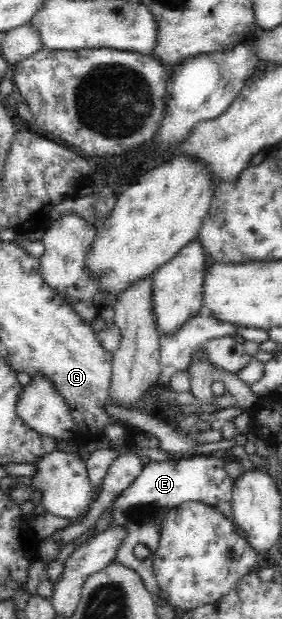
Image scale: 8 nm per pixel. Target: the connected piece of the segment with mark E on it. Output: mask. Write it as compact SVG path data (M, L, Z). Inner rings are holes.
M216 454L213 455L192 455L190 459L182 459L178 462L172 461L151 461L146 464L140 475L134 479L134 483L130 483L130 487L114 501L112 507L113 510L113 524L122 525L126 527L127 539L121 544L118 549L115 560L119 563L126 564L126 566L134 569L141 576L141 579L146 585L147 591L150 591L152 596L157 598L158 601L161 599L166 599L166 593L160 589L158 583L156 582L153 563L154 563L154 553L158 550L160 541L160 529L162 519L164 515L170 508L179 506L185 501L197 501L204 502L205 504L210 504L210 507L217 508L227 519L233 520L233 507L232 507L232 491L235 485L235 479L228 476L226 469L224 469L224 459L218 457ZM142 544L150 550L150 555L146 559L138 559L134 555L135 546Z

